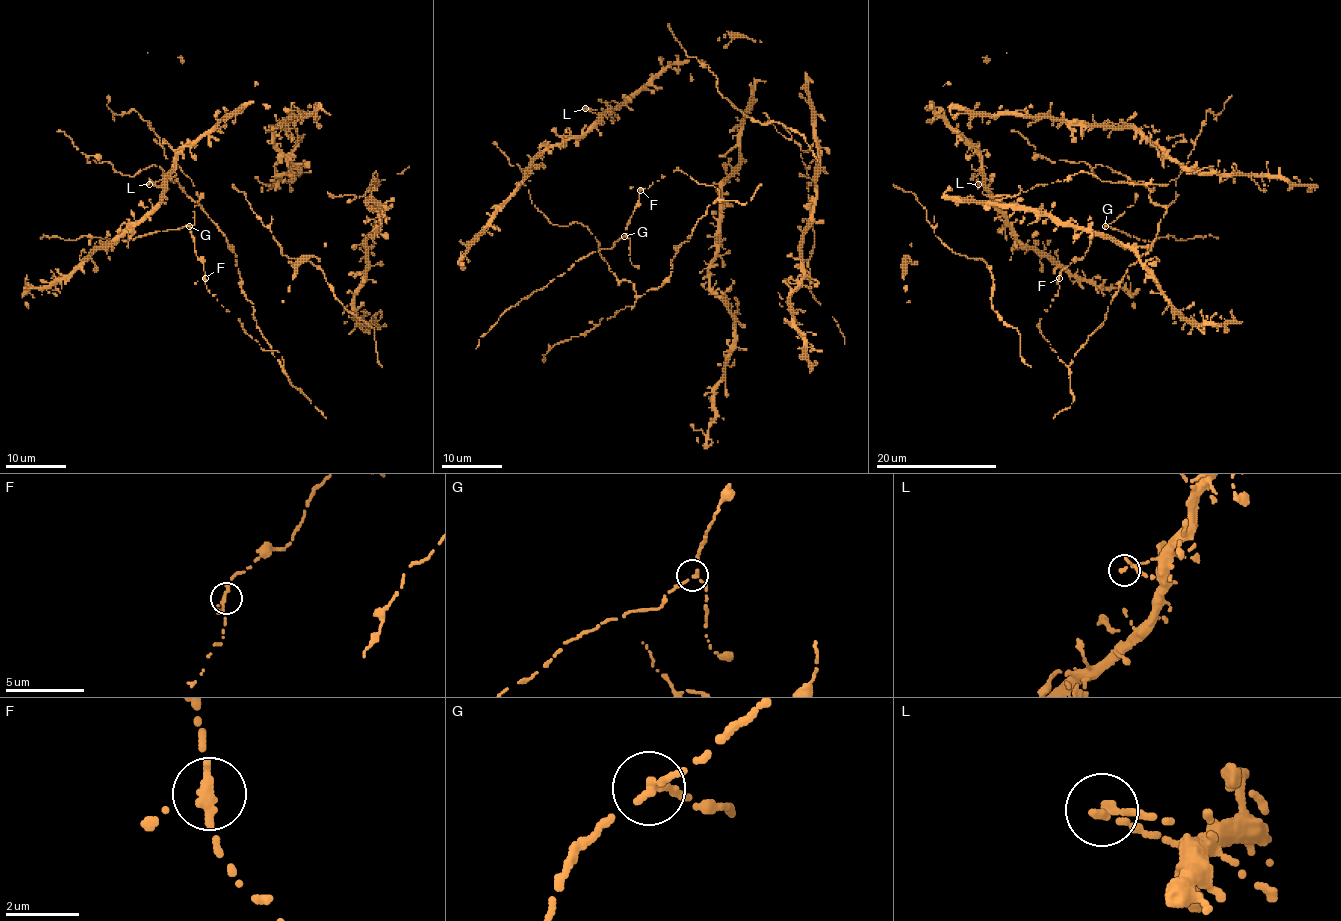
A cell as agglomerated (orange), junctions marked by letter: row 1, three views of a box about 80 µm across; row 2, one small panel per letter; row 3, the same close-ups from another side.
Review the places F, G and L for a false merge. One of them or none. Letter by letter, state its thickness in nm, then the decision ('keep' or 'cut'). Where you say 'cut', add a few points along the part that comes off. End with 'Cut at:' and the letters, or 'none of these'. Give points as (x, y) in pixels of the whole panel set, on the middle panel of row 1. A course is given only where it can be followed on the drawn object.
F: 200 nm | keep
G: 180 nm | cut | (624, 235), (610, 249), (601, 249), (580, 258), (547, 285), (509, 308), (480, 336), (476, 348)
L: 140 nm | keep
Cut at: G

